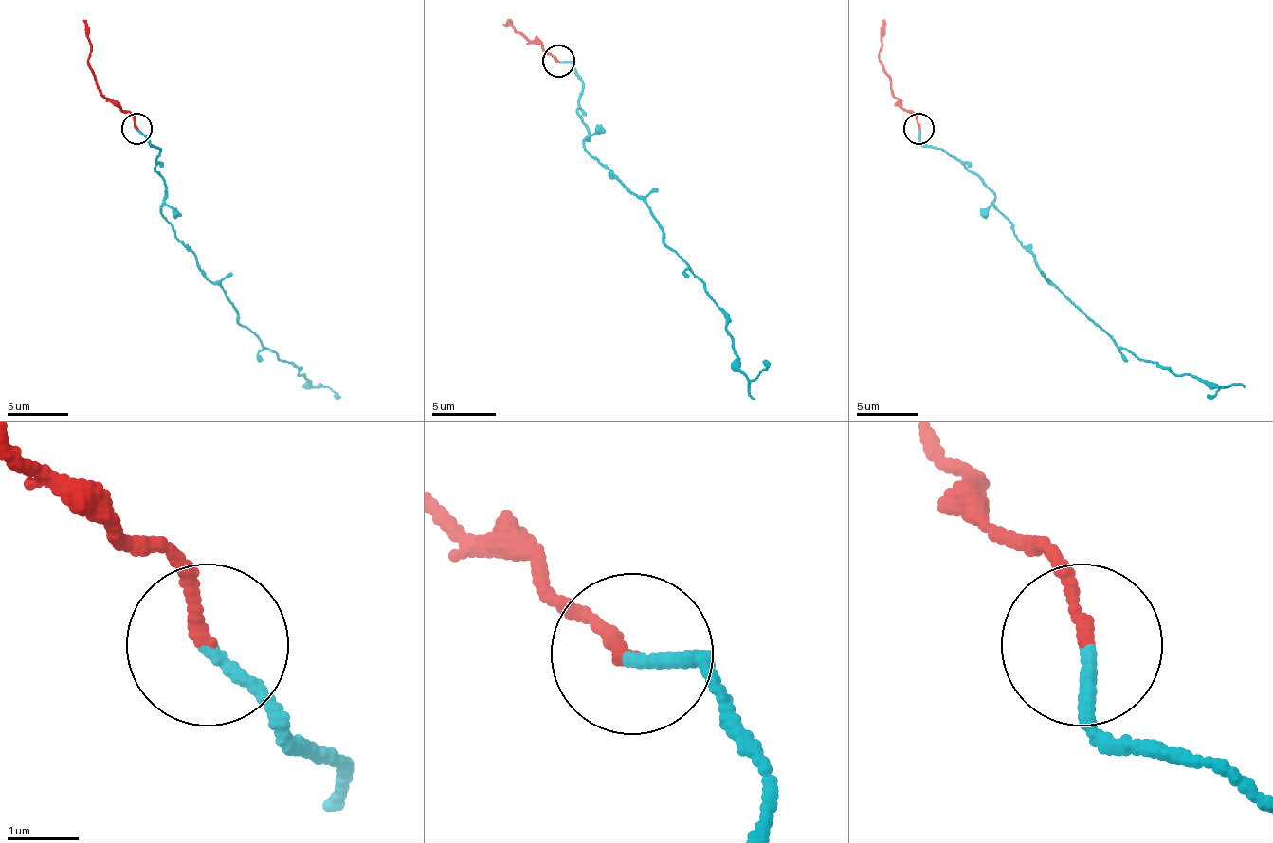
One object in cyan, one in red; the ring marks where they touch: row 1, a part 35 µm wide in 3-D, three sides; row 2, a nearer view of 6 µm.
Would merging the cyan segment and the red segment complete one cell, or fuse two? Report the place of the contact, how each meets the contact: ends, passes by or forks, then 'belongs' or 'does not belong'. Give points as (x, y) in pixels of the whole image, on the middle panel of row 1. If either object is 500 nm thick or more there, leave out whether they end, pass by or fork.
at (558, 61); cyan ends there; red ends there; does not belong

